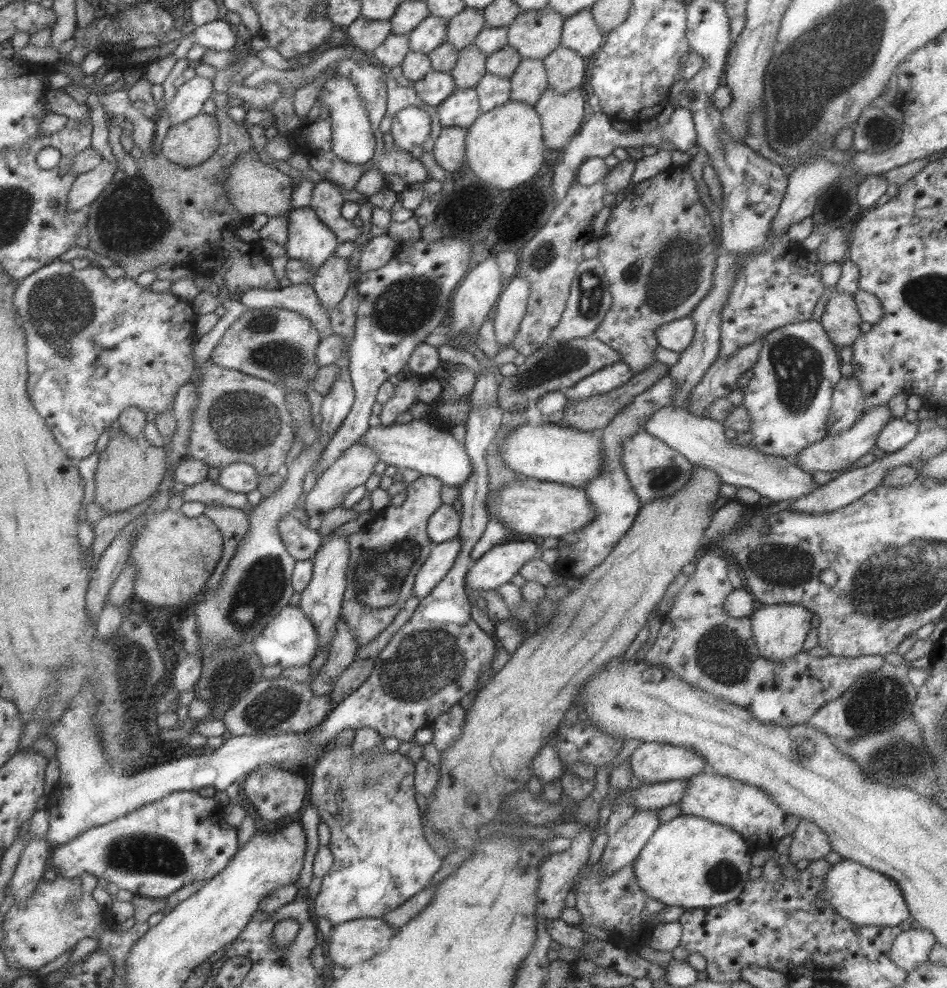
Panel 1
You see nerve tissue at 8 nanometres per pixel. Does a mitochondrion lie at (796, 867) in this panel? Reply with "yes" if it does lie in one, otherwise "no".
no

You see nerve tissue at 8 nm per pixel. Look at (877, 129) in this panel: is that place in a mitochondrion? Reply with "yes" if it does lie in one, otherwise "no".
yes

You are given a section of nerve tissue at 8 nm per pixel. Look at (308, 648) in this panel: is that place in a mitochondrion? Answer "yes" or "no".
no

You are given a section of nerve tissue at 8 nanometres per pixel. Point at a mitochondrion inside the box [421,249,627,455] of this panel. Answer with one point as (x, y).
(565, 359)

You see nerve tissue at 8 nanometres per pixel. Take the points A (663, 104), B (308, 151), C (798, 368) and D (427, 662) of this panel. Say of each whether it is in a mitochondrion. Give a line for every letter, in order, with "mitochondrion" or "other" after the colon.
A: other
B: other
C: mitochondrion
D: mitochondrion

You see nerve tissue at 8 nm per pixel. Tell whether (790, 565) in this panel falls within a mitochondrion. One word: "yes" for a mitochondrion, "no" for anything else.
yes

